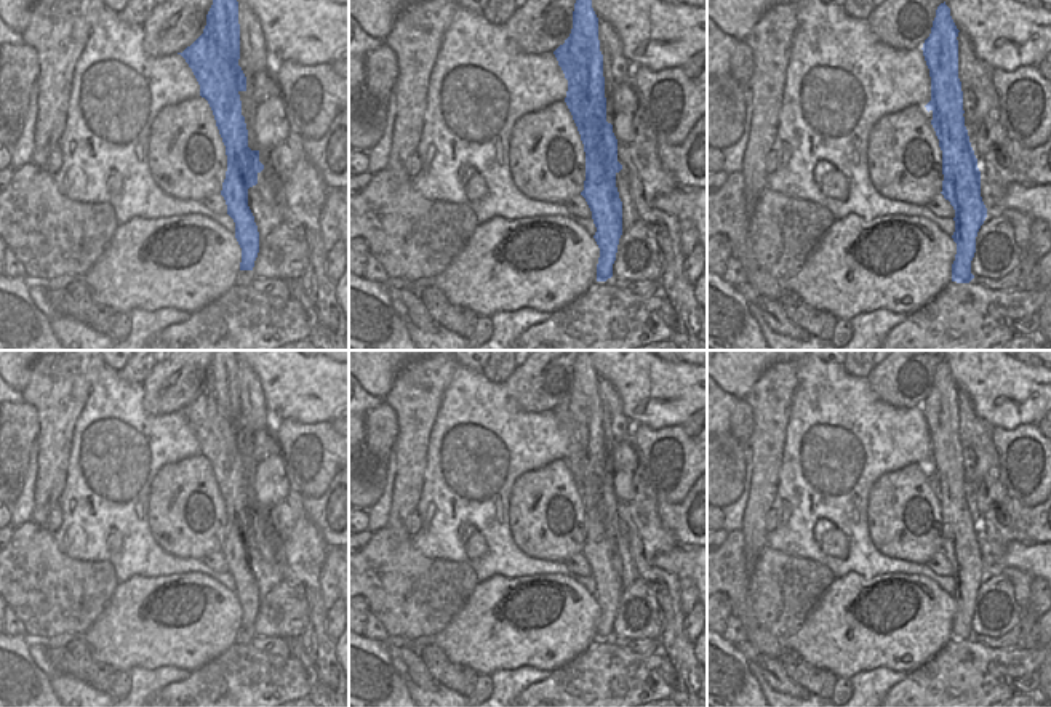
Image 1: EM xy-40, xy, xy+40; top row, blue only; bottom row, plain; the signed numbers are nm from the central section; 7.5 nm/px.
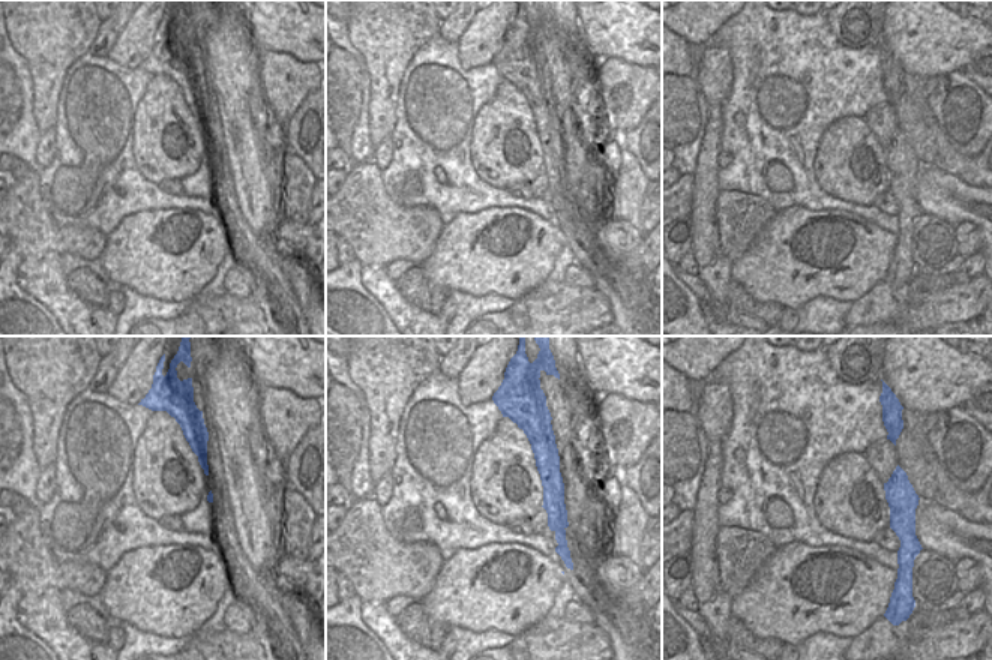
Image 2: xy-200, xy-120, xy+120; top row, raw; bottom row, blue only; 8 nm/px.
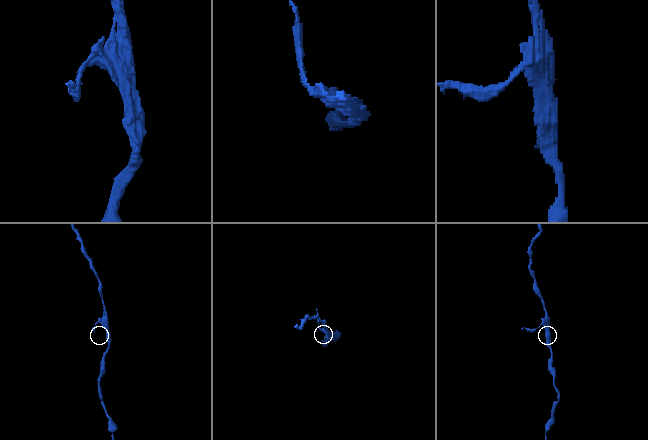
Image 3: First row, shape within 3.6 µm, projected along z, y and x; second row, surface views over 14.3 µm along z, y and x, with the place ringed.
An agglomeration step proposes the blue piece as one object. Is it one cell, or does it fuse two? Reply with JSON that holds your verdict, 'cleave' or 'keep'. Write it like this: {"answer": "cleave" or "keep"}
{"answer": "cleave"}

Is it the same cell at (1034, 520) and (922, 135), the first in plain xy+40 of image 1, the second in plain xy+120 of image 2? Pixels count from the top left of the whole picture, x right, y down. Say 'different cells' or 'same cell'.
same cell

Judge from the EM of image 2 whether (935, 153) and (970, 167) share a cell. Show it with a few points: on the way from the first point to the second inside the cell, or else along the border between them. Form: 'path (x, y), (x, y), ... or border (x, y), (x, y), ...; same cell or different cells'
path (944, 158), (961, 167); same cell

